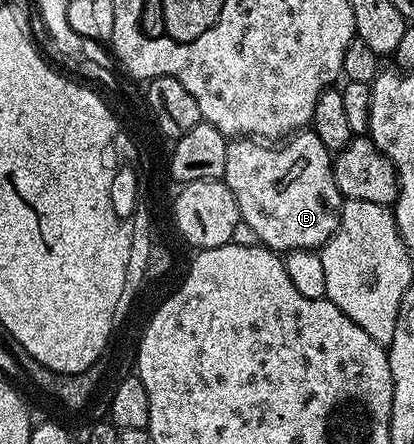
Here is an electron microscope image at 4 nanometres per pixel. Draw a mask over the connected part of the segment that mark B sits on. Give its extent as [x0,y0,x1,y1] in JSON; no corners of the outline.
[222,129,344,253]

